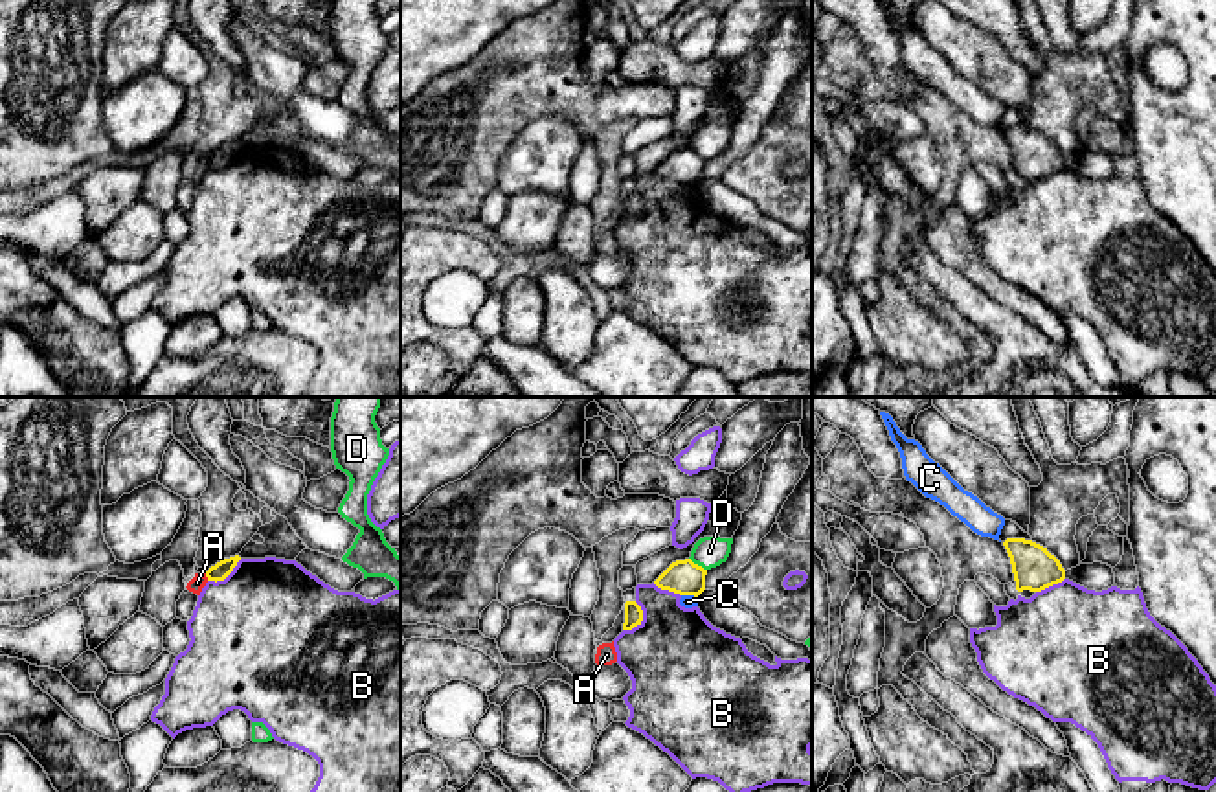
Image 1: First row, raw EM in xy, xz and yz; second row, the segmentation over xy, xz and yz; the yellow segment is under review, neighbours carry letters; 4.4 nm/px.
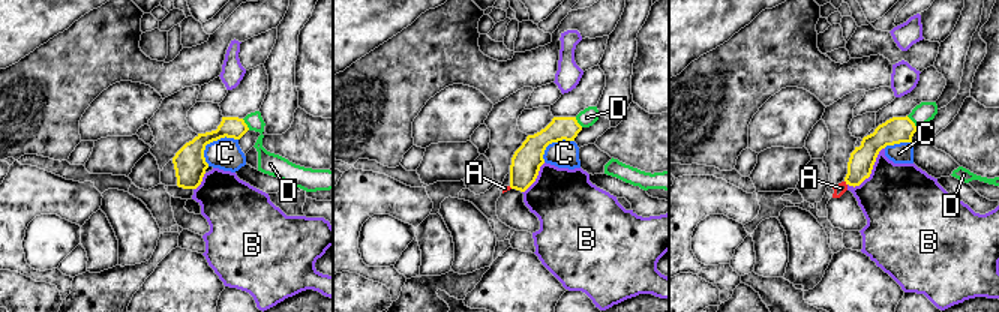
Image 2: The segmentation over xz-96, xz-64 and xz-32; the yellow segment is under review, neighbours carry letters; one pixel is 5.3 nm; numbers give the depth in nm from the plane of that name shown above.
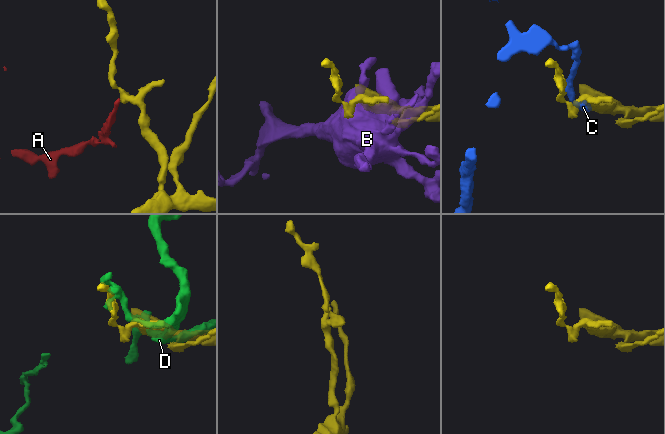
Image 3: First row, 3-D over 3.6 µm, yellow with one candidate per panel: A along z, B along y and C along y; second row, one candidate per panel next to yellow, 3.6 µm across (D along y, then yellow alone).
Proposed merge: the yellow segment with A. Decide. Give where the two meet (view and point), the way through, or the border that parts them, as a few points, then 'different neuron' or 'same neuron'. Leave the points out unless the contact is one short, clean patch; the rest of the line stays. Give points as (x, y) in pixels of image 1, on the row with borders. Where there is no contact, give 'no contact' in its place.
meets yellow in xy at (206, 576); border along xy (204, 574), (208, 579); different neuron

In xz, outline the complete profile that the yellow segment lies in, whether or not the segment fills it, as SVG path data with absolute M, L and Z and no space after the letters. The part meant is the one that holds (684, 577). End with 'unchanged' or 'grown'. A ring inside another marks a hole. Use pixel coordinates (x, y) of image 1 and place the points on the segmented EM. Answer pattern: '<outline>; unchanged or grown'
M691 559L672 562L654 584L680 595L698 597L705 590L707 570L694 564Z; unchanged

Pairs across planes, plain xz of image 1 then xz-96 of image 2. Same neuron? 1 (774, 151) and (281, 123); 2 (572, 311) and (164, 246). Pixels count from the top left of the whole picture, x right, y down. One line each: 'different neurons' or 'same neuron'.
1: different neurons
2: different neurons

